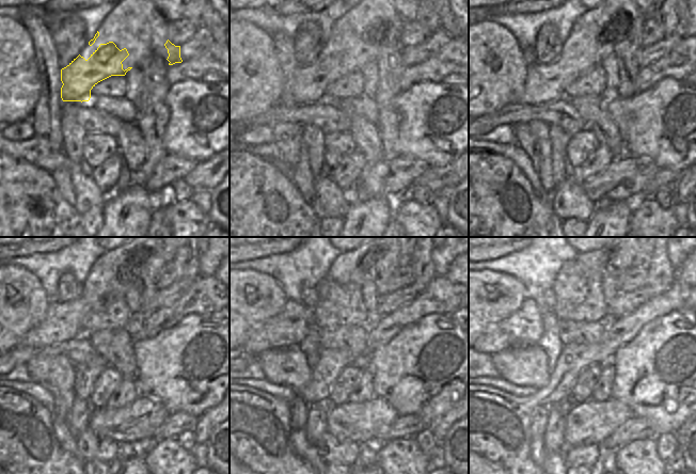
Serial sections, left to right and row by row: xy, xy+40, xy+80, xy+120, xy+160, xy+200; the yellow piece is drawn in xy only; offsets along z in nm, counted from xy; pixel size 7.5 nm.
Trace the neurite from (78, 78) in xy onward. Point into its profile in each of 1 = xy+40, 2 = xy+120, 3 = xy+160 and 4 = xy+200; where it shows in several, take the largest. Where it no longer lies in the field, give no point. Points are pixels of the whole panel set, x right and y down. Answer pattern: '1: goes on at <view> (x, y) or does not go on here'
1: goes on at xy+40 (311, 81)
2: goes on at xy+120 (63, 321)
3: goes on at xy+160 (290, 326)
4: goes on at xy+200 (525, 327)

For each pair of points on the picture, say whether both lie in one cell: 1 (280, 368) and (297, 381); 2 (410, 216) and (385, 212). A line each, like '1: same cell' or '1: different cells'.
1: same cell
2: different cells

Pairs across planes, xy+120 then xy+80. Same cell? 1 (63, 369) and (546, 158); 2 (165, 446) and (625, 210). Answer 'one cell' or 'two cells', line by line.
1: one cell
2: two cells

